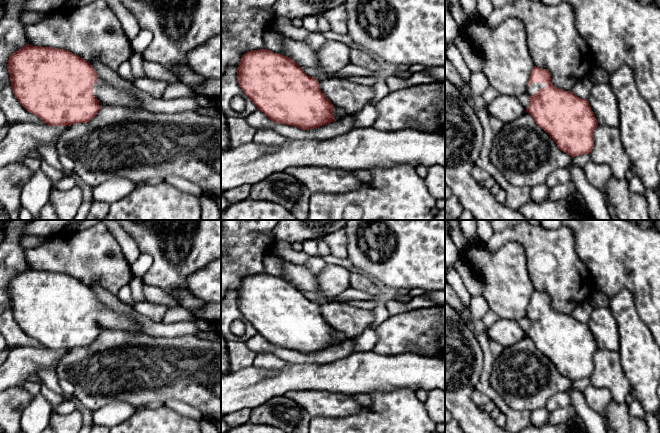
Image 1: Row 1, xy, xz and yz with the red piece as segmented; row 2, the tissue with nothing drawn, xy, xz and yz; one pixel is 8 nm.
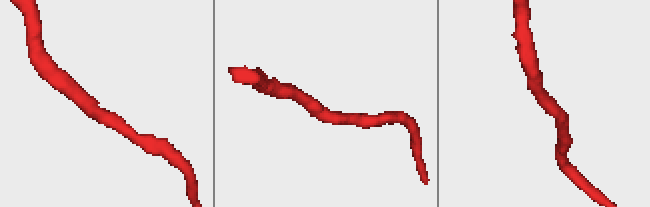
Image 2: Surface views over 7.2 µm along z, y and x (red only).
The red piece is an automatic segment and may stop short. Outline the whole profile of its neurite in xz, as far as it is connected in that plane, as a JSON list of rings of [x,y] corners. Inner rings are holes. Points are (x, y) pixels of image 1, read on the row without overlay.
[[[251,274],[246,276],[237,291],[238,307],[247,321],[270,344],[310,354],[336,345],[333,332],[340,331],[348,339],[353,339],[371,327],[371,310],[345,303],[331,302],[317,304],[308,300],[291,282],[270,274]]]

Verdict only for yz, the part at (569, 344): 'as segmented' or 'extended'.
extended

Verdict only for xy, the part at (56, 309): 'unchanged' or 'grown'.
grown

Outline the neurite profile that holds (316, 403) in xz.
[[[294,390],[285,395],[306,410],[311,418],[346,417],[358,414],[363,405],[351,396],[315,390]]]

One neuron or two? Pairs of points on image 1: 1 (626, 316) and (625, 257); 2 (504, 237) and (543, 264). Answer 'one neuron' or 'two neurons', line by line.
1: two neurons
2: one neuron

